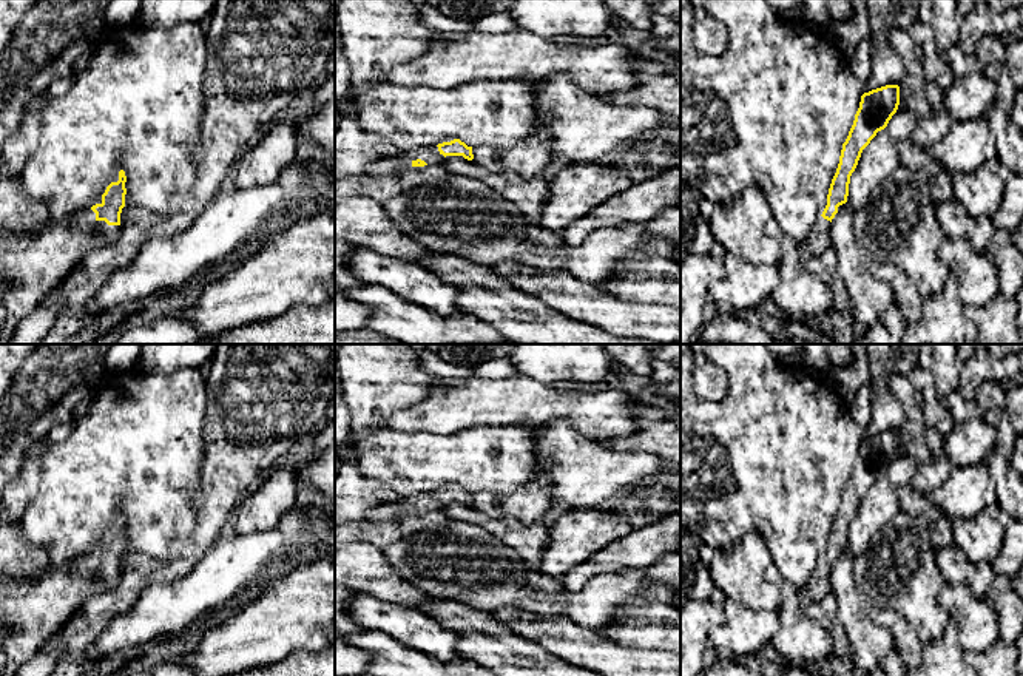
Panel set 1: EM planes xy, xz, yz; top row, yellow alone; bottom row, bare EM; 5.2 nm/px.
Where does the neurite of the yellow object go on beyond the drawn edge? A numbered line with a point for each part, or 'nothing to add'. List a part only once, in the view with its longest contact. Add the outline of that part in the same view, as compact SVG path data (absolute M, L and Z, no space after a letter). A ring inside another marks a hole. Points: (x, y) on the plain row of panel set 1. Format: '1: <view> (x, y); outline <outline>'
1: xy (36, 608); outline M88 554L69 570L51 565L34 577L0 579L0 624L12 633L3 642L5 667L2 676L14 676L31 661L45 641L62 631L76 610L89 597L105 594L117 586L120 571L97 566Z

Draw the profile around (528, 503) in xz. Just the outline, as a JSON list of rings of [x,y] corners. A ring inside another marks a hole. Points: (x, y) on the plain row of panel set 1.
[[[542,475],[518,486],[512,494],[498,495],[489,491],[472,492],[474,508],[491,517],[511,517],[522,523],[542,520],[551,508],[551,482]]]

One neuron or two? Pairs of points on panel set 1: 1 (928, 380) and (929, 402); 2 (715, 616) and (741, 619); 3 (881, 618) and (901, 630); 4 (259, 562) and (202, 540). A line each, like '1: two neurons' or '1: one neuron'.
1: one neuron
2: two neurons
3: one neuron
4: two neurons

